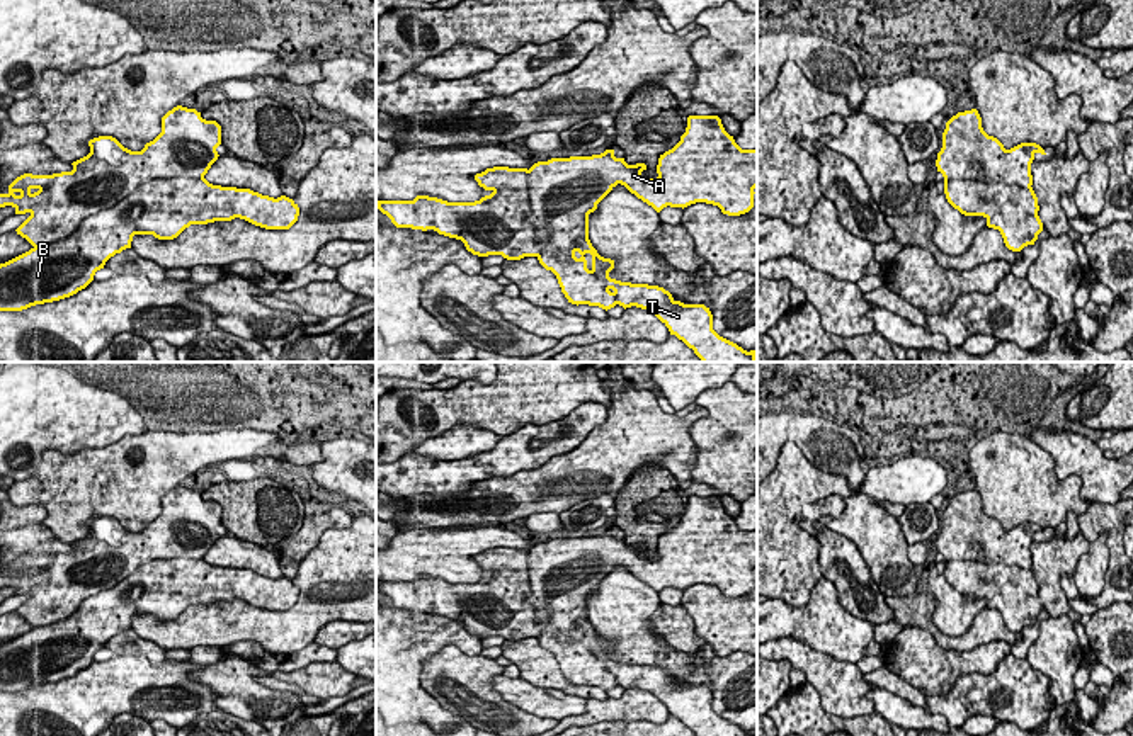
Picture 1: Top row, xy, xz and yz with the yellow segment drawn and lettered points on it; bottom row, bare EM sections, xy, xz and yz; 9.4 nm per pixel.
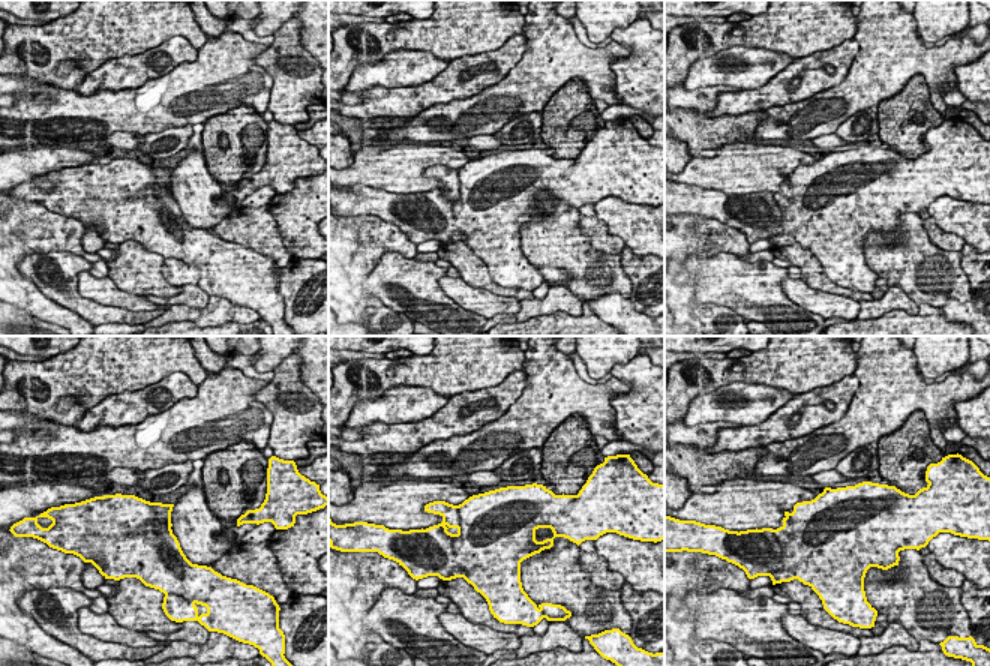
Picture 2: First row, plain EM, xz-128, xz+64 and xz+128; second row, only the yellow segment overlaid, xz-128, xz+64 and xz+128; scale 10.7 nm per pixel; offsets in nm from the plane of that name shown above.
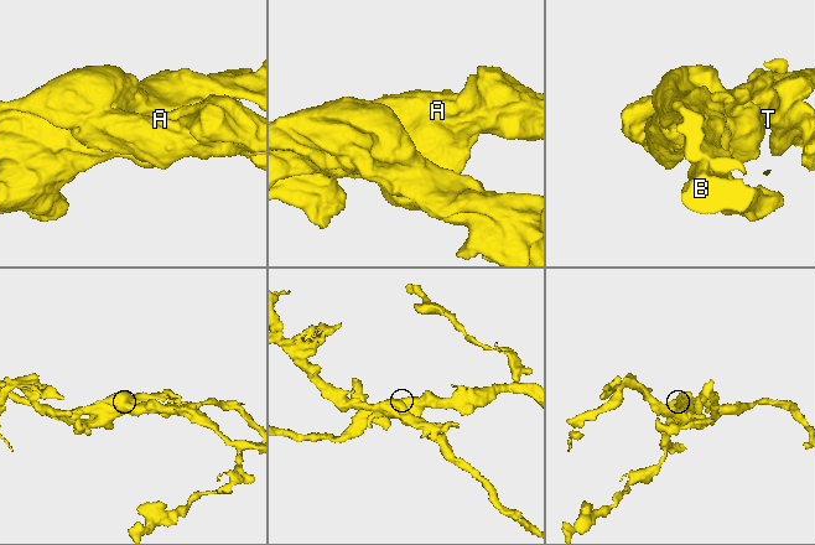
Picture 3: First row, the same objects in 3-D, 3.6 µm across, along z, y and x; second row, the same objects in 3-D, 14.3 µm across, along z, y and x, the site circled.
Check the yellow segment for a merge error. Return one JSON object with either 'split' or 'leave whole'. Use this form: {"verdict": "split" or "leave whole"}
{"verdict": "split"}

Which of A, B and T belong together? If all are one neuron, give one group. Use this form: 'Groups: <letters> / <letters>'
Groups: A B / T

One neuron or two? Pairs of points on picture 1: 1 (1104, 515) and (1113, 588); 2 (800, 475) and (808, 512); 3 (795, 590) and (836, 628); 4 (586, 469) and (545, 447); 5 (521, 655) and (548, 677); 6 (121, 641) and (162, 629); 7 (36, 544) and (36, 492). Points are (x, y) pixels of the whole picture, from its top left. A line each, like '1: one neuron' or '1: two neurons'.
1: one neuron
2: two neurons
3: two neurons
4: two neurons
5: one neuron
6: two neurons
7: two neurons

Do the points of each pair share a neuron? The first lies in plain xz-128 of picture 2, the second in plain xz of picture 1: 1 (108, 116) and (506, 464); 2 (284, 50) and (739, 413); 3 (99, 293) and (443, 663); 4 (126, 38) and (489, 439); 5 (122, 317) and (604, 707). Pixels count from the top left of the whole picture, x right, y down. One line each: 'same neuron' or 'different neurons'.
1: different neurons
2: same neuron
3: different neurons
4: different neurons
5: different neurons

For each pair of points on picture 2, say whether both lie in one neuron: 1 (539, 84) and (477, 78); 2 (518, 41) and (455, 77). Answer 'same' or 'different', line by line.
1: different
2: same

